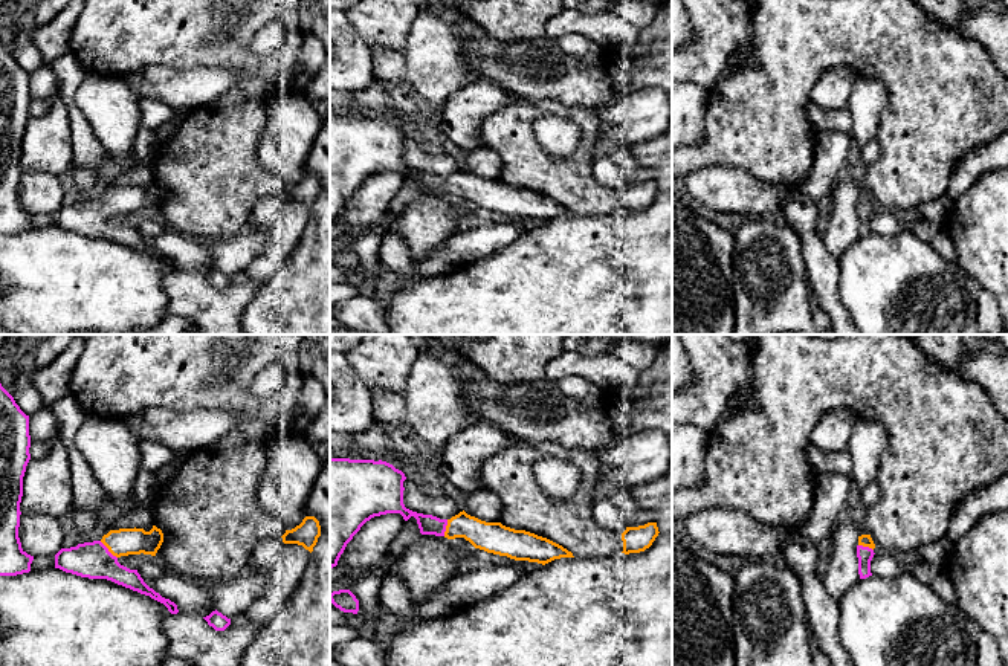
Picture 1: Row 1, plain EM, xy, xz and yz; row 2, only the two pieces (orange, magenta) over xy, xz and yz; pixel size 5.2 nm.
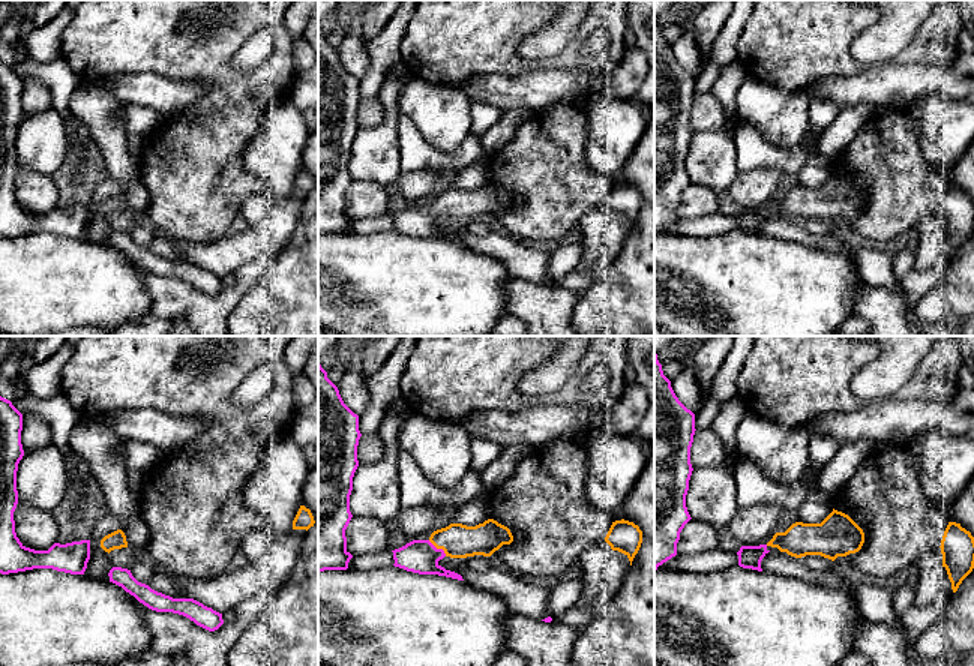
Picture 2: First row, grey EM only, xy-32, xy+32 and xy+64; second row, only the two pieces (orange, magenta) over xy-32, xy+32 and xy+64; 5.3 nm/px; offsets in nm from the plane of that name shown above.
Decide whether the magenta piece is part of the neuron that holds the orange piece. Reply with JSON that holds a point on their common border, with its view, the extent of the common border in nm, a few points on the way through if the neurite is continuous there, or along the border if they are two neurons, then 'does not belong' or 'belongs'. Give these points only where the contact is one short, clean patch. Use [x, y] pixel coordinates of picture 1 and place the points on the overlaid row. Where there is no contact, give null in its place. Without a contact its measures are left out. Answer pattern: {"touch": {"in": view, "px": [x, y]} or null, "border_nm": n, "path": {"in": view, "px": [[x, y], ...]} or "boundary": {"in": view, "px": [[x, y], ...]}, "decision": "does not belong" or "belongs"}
{"touch": {"in": "xy", "px": [109, 550]}, "border_nm": 130, "path": {"in": "xy", "px": [[126, 541], [116, 543], [109, 550], [98, 559], [90, 559]]}, "decision": "belongs"}

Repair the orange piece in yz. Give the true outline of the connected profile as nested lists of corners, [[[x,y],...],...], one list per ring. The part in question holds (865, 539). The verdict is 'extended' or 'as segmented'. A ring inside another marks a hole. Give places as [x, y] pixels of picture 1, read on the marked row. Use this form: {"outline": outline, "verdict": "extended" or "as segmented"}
{"outline": [[[871,535],[858,536],[857,558],[858,558],[860,579],[866,579],[869,576],[872,576],[872,573],[871,573],[871,561],[872,561],[872,558],[875,554],[874,548],[875,548],[875,544],[874,544]]], "verdict": "extended"}

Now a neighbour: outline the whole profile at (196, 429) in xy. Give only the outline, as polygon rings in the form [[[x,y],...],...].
[[[150,408],[130,414],[122,422],[139,440],[162,443],[179,454],[214,445],[238,425],[240,417],[223,409],[182,414],[166,408]]]

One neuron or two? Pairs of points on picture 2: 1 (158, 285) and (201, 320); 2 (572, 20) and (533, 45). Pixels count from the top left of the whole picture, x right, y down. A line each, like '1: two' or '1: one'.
1: one
2: one

